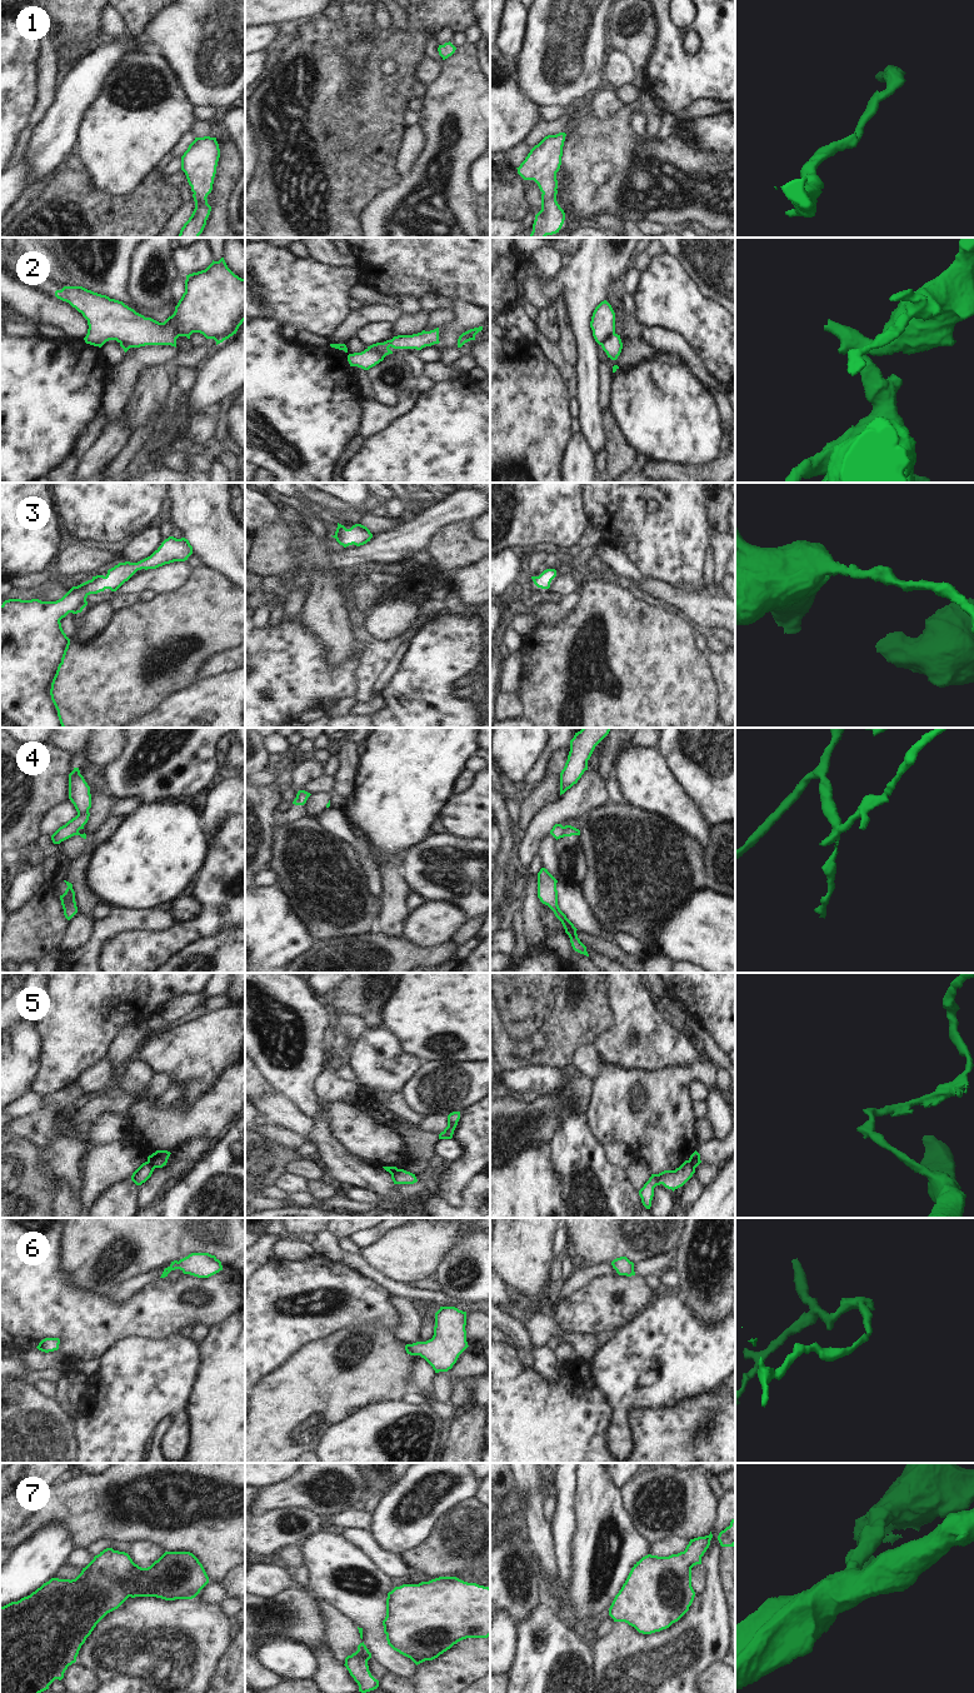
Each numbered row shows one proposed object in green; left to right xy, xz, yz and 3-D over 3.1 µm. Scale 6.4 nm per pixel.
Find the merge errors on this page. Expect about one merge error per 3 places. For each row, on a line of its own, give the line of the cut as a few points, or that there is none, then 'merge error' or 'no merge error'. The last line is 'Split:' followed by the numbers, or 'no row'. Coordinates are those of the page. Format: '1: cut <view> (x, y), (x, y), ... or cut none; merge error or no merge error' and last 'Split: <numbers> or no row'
1: cut none; no merge error
2: cut xz (368, 346), (384, 356); merge error
3: cut none; no merge error
4: cut xy (88, 809), (78, 814); merge error
5: cut yz (688, 1160), (694, 1168); merge error
6: cut none; no merge error
7: cut none; no merge error
Split: 2, 4, 5

